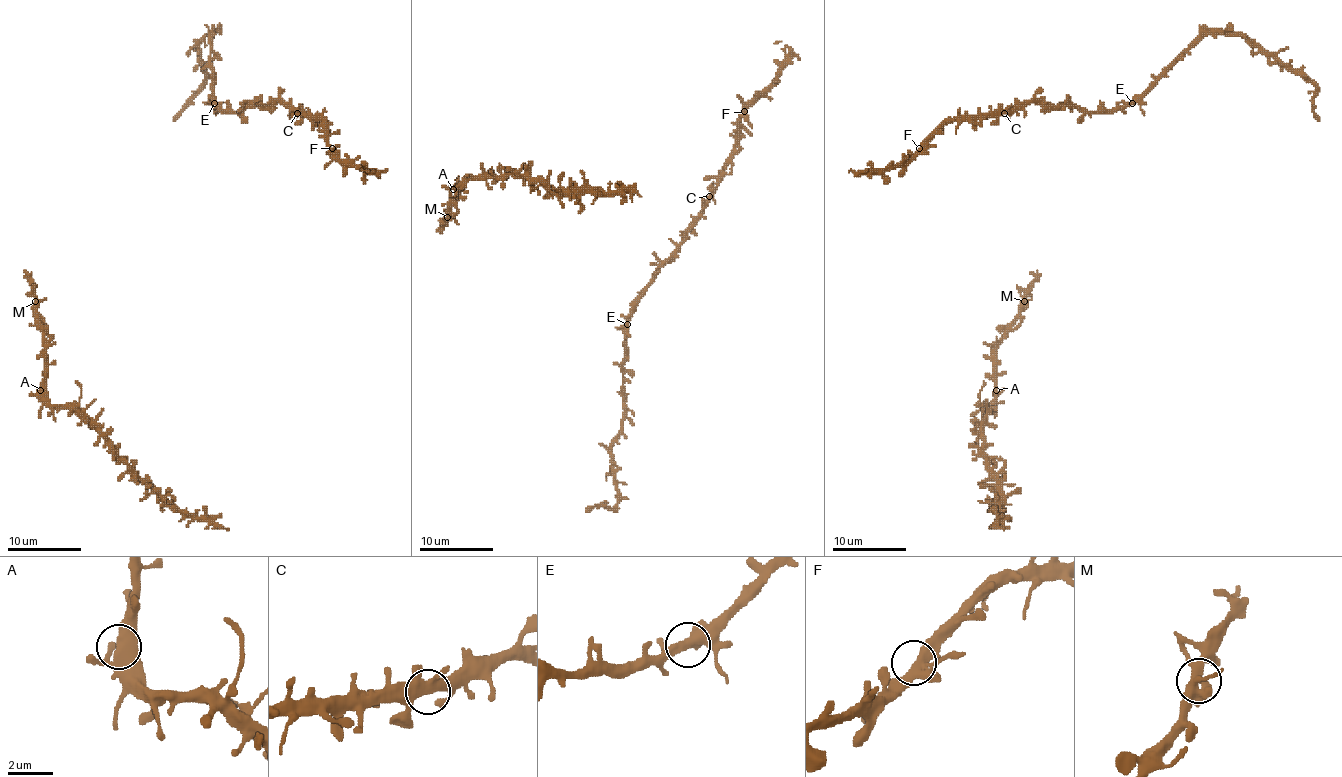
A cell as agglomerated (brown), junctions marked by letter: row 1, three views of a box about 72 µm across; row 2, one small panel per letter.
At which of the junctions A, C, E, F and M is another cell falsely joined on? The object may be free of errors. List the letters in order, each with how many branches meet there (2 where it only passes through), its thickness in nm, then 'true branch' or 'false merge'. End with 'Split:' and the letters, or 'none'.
A: 4 | 380 nm | true branch
C: 4 | 360 nm | true branch
E: 4 | 360 nm | true branch
F: 4 | 380 nm | true branch
M: 4 | 400 nm | true branch
Split: none

